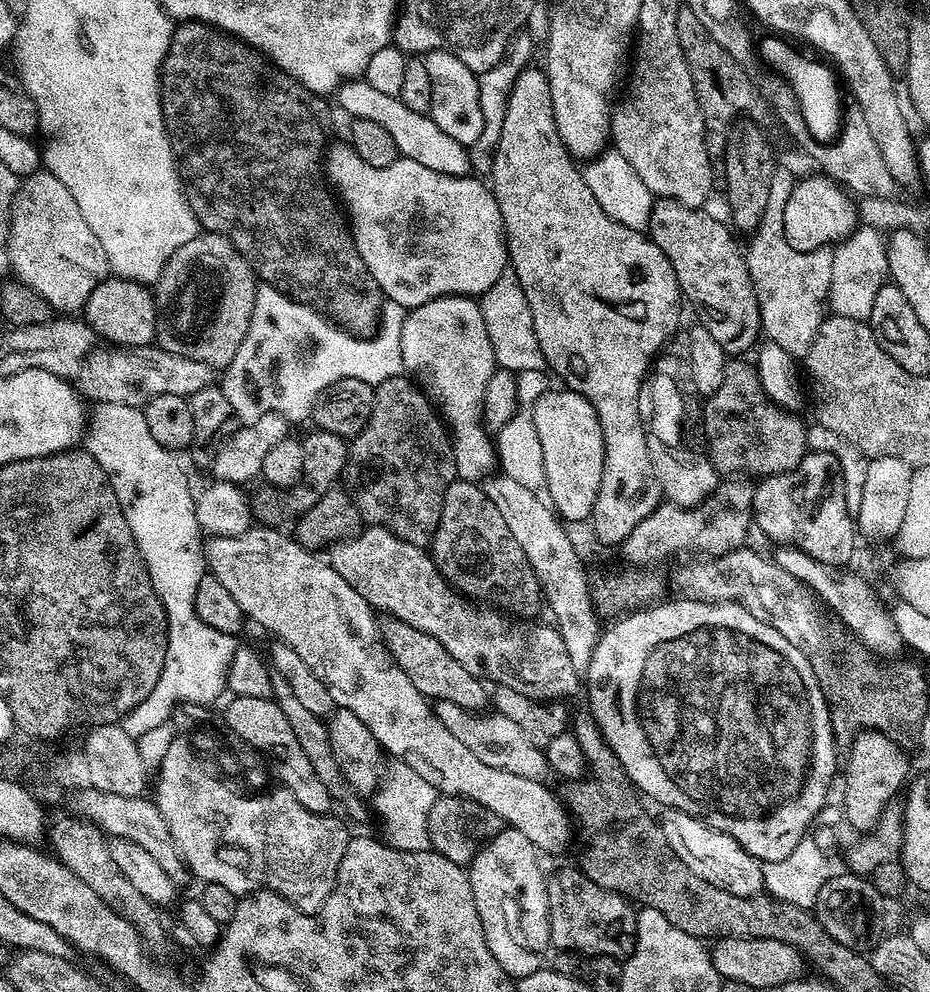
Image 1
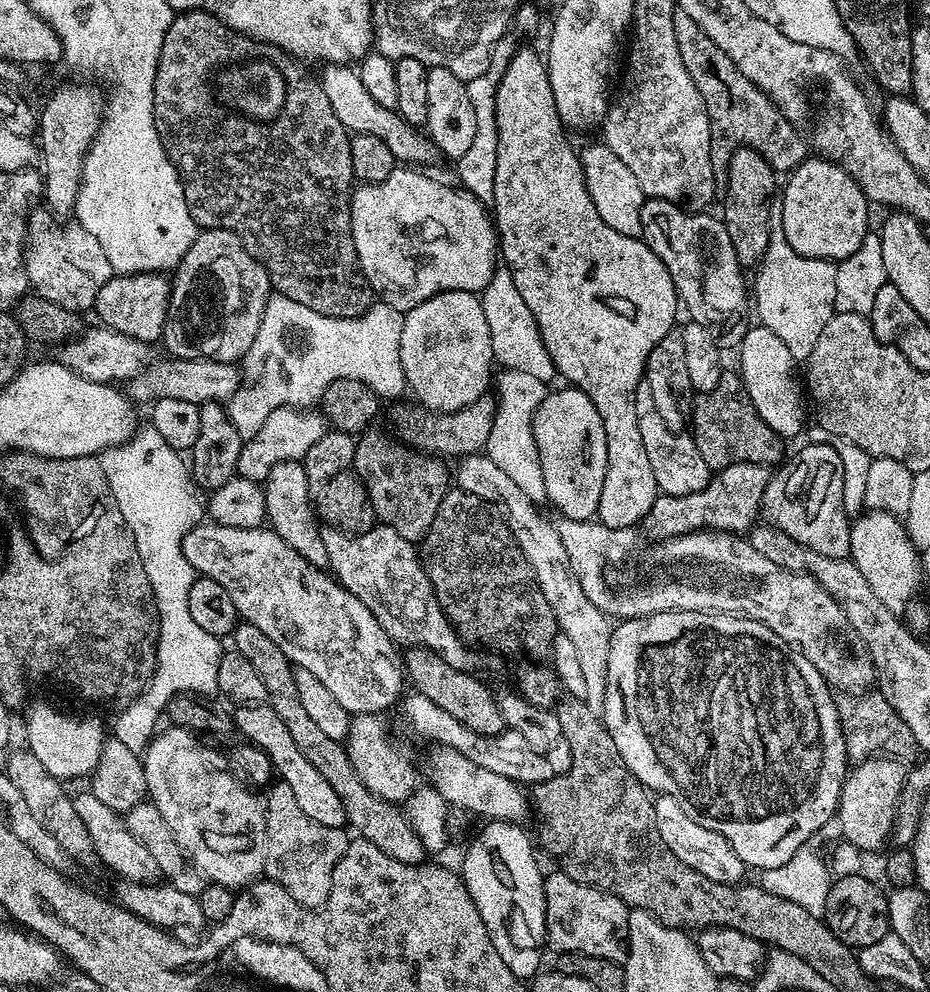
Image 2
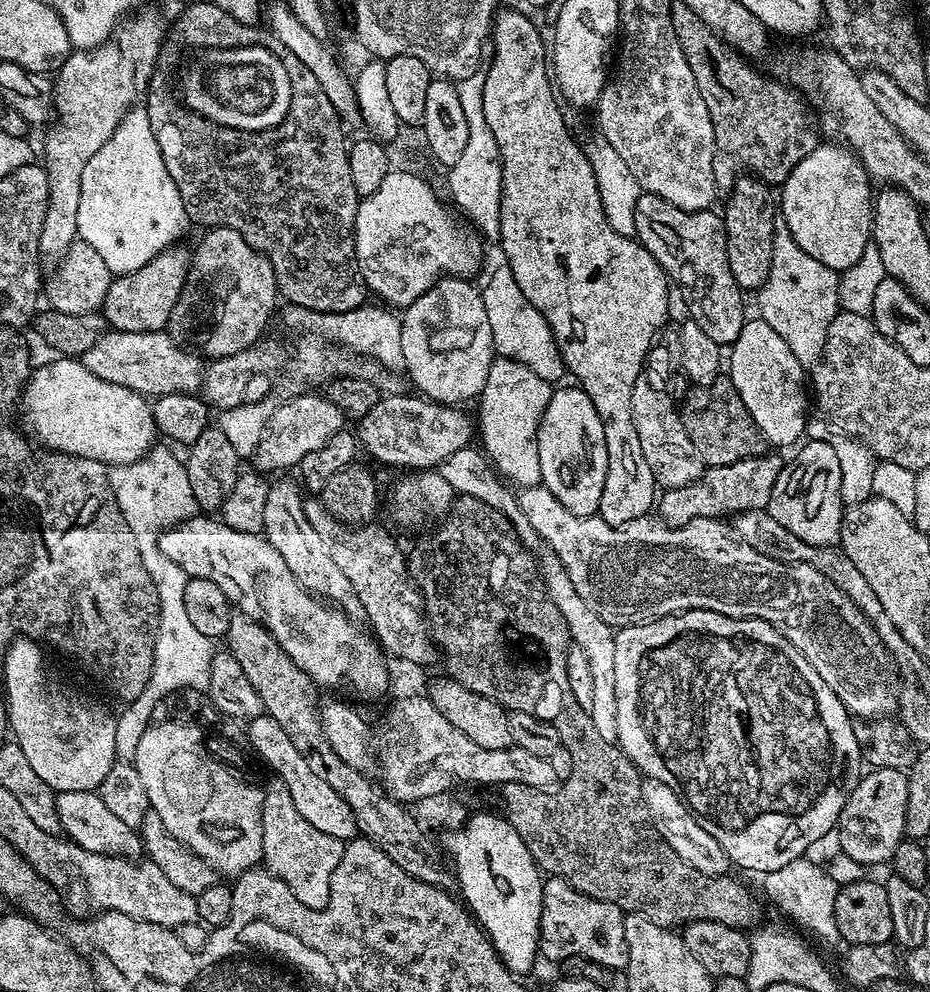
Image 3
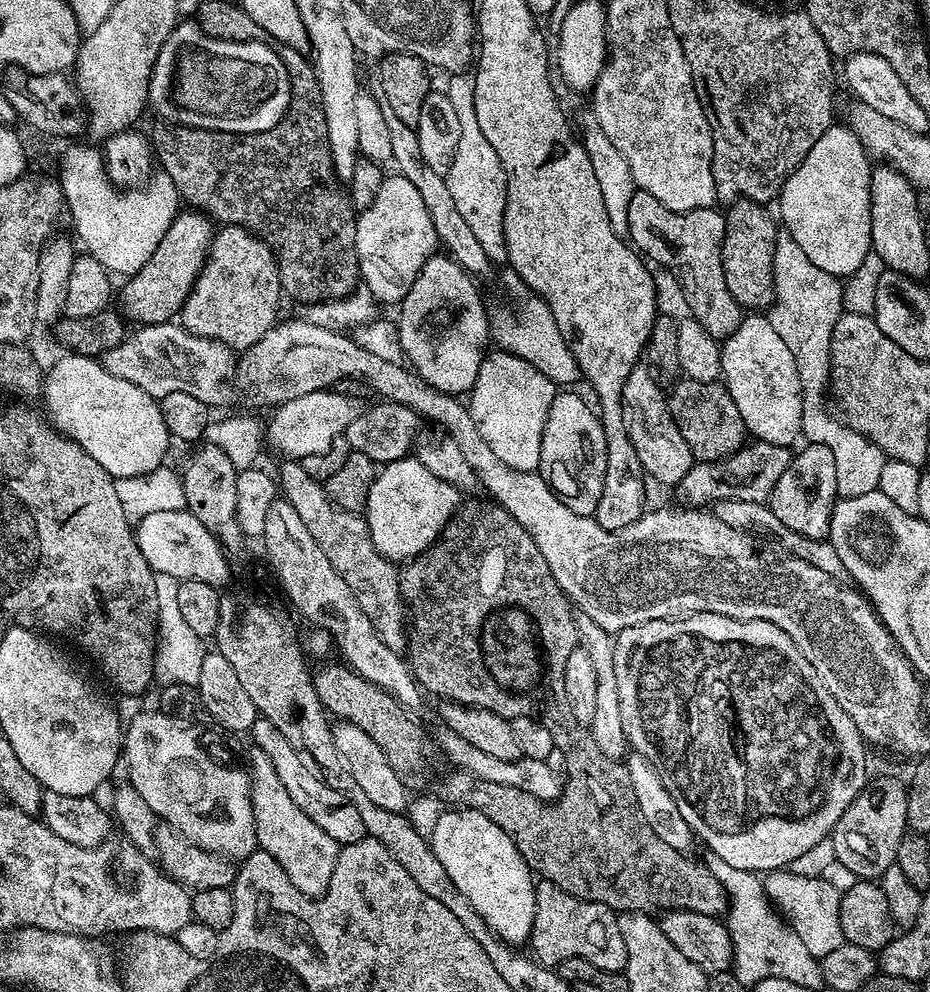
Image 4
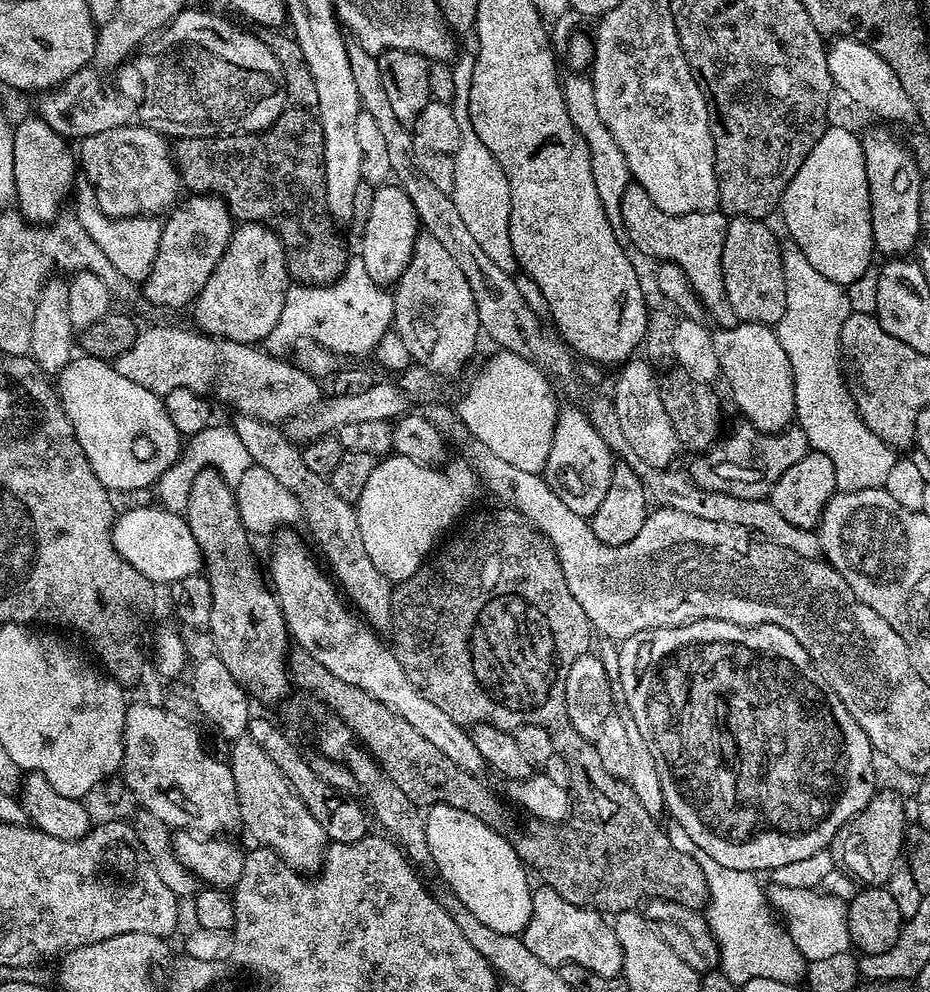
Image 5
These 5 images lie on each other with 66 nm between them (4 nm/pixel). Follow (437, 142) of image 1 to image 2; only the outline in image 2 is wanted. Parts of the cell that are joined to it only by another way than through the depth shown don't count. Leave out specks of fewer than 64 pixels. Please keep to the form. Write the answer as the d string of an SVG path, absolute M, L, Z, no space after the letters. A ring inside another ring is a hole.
M324 64L322 70L324 73L319 73L318 76L322 90L326 90L326 98L330 98L330 107L334 110L334 114L338 114L338 122L342 122L342 126L347 128L349 133L366 132L374 134L376 138L382 138L382 142L386 142L386 146L390 146L390 154L394 154L397 161L407 162L412 166L428 166L424 164L430 163L435 156L438 156L436 145L423 131L408 124L395 108L382 106L370 96L355 67L346 64Z

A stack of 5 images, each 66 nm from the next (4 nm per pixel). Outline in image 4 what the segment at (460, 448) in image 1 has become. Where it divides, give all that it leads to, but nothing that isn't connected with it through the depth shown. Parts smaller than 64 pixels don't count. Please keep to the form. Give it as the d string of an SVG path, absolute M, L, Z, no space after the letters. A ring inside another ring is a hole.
M447 254L431 256L422 266L406 298L398 305L400 311L398 327L404 360L412 371L417 372L426 382L430 382L430 386L449 392L455 397L459 397L460 392L471 393L478 378L478 370L484 361L486 349L489 347L487 344L490 344L490 312L489 309L484 309L484 300L472 280L475 279L451 256Z

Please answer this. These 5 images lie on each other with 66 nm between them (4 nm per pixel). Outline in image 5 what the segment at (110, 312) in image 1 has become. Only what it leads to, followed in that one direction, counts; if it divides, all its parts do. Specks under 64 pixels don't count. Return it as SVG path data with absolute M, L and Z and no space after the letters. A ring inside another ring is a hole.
M192 194L167 213L160 229L160 245L150 274L142 281L142 296L156 308L184 308L195 301L202 286L214 274L214 266L226 254L234 217L219 196Z

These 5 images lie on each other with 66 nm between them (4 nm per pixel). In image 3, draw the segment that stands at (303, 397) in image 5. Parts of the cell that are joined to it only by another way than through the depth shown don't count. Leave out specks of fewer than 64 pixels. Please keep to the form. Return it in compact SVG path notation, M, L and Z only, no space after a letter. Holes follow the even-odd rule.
M106 330L102 338L83 356L86 370L98 374L114 386L126 386L145 398L166 394L201 391L204 383L205 361L195 351L179 344L173 336L163 332L118 332Z

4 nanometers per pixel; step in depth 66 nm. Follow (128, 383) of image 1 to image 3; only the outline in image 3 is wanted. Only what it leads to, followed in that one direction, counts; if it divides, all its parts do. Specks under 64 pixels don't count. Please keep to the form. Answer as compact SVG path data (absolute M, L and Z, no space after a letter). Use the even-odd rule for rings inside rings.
M261 339L238 354L217 356L205 367L202 396L213 409L237 408L243 404L269 399L271 392L268 391L284 368L284 348L268 339Z

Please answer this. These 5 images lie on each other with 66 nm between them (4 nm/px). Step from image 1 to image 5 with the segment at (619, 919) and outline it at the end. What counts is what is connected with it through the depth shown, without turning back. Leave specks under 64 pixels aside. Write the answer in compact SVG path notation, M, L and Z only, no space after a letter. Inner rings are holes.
M536 886L532 889L530 922L524 927L522 939L526 942L526 950L547 964L559 966L578 962L578 966L586 966L594 970L594 974L619 976L624 971L622 946L616 937L615 927L604 920L607 919L595 908L574 906L574 902L566 902L566 898L554 889Z

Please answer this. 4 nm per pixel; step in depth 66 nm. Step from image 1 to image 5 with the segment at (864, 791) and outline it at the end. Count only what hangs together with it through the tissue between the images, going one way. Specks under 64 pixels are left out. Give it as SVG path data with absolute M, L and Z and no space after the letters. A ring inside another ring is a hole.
M877 790L866 807L836 831L830 845L836 851L835 863L861 885L887 885L902 856L905 827L903 802L892 792Z

